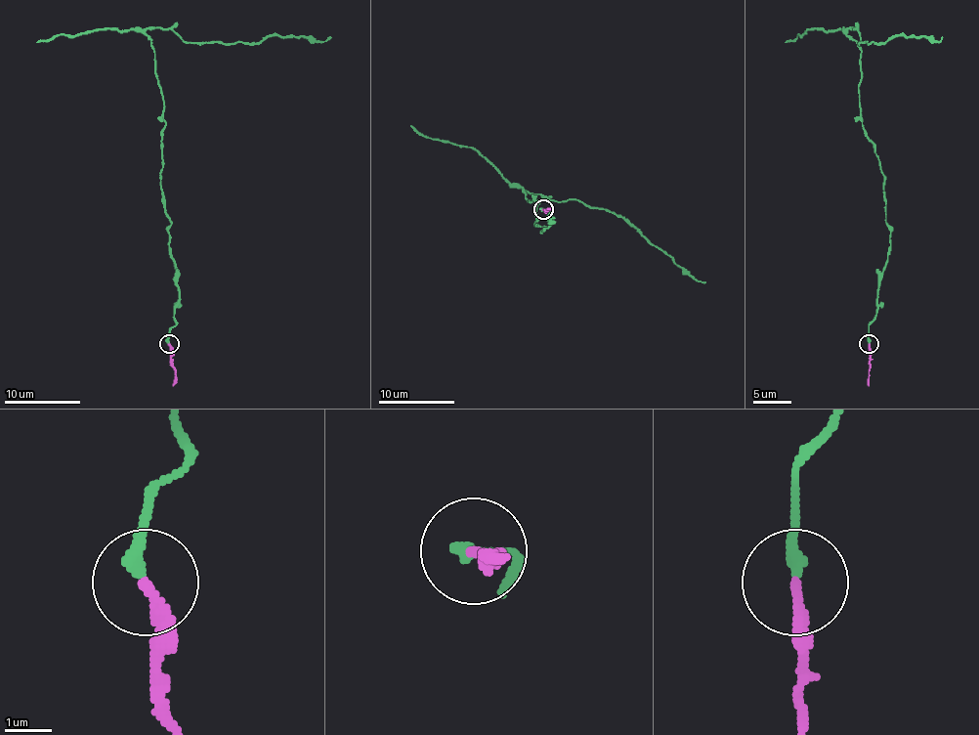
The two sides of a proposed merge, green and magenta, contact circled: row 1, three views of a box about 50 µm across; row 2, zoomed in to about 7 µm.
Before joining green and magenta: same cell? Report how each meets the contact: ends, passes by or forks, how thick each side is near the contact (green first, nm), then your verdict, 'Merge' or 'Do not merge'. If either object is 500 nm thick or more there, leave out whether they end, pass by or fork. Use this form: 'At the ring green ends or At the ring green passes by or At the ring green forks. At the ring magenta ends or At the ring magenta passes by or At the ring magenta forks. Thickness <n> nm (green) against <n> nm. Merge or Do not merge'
At the ring green ends. At the ring magenta ends. Thickness 260 nm (green) against 200 nm. Do not merge

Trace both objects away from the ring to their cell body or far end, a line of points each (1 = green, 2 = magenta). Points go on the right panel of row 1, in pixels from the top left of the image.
1: (868, 343), (891, 227), (875, 145), (861, 118), (861, 51), (847, 30), (873, 43), (943, 36)
2: (868, 343), (868, 385)

